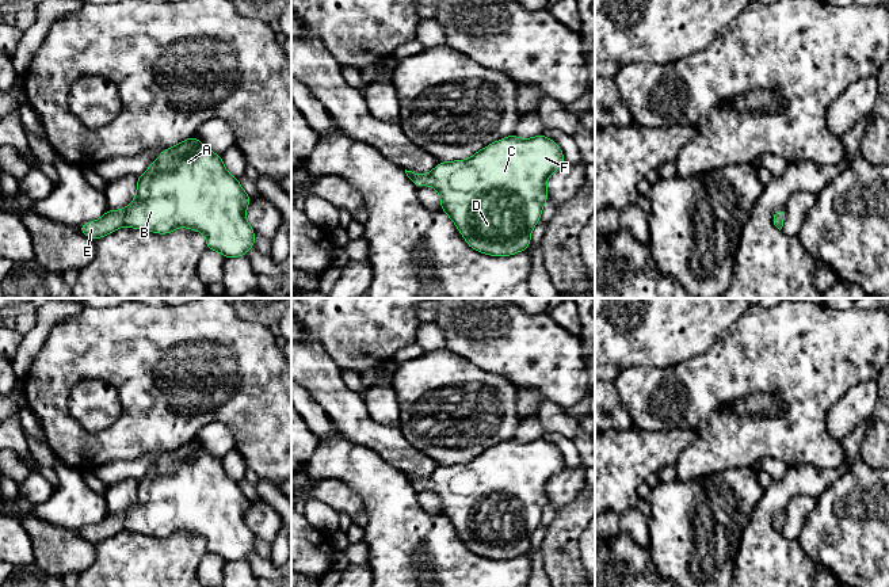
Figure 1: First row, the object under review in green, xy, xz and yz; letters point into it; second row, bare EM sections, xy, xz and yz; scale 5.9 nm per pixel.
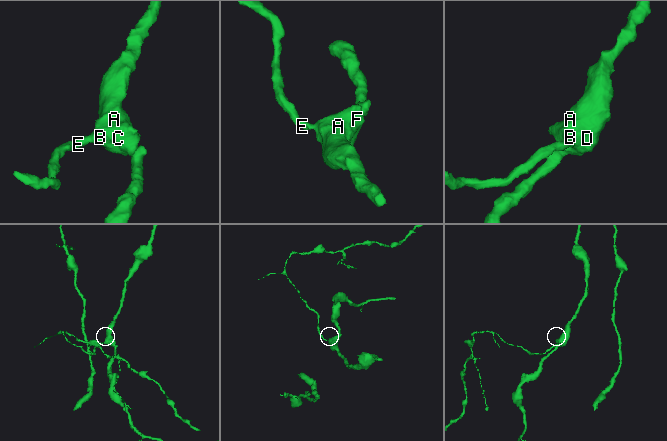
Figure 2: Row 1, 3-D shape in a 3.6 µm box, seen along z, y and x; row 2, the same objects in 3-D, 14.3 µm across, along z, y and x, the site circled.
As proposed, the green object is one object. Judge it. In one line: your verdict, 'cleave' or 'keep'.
keep

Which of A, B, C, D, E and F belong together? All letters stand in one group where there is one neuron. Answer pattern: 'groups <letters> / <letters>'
groups A B C D E F

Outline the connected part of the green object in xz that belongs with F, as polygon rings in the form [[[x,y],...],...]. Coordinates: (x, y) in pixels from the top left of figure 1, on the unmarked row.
[[[511,438],[466,464],[440,465],[424,479],[407,473],[405,477],[416,491],[430,489],[439,496],[440,514],[455,527],[472,553],[491,560],[511,560],[529,553],[531,534],[549,503],[547,483],[564,466],[558,447],[543,438],[533,442]]]

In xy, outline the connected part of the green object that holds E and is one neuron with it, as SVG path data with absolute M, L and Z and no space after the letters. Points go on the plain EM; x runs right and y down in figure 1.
M197 438L172 451L164 453L137 483L134 504L125 512L107 514L99 523L79 530L89 542L102 542L121 530L168 538L176 531L187 531L205 538L207 553L226 563L245 560L255 550L255 534L245 517L251 500L239 483L232 480L222 460L211 456L197 443Z

